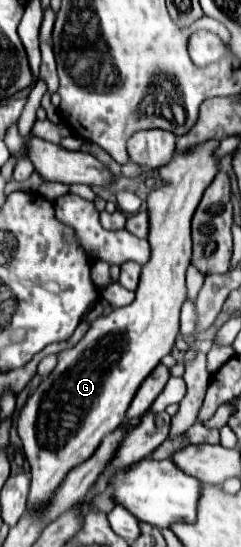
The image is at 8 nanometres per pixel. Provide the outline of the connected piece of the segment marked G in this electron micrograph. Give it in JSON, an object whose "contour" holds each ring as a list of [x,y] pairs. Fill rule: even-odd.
{"contour":[[[218,142],[200,144],[158,170],[164,184],[148,196],[148,242],[152,256],[142,268],[136,300],[130,306],[114,308],[108,316],[96,318],[74,348],[62,350],[56,368],[28,396],[20,410],[18,434],[32,476],[28,512],[44,512],[50,506],[66,474],[88,460],[102,438],[122,424],[140,384],[172,352],[180,328],[180,308],[186,300],[184,276],[192,252],[190,220],[204,190],[218,172],[212,158],[216,146]]]}

